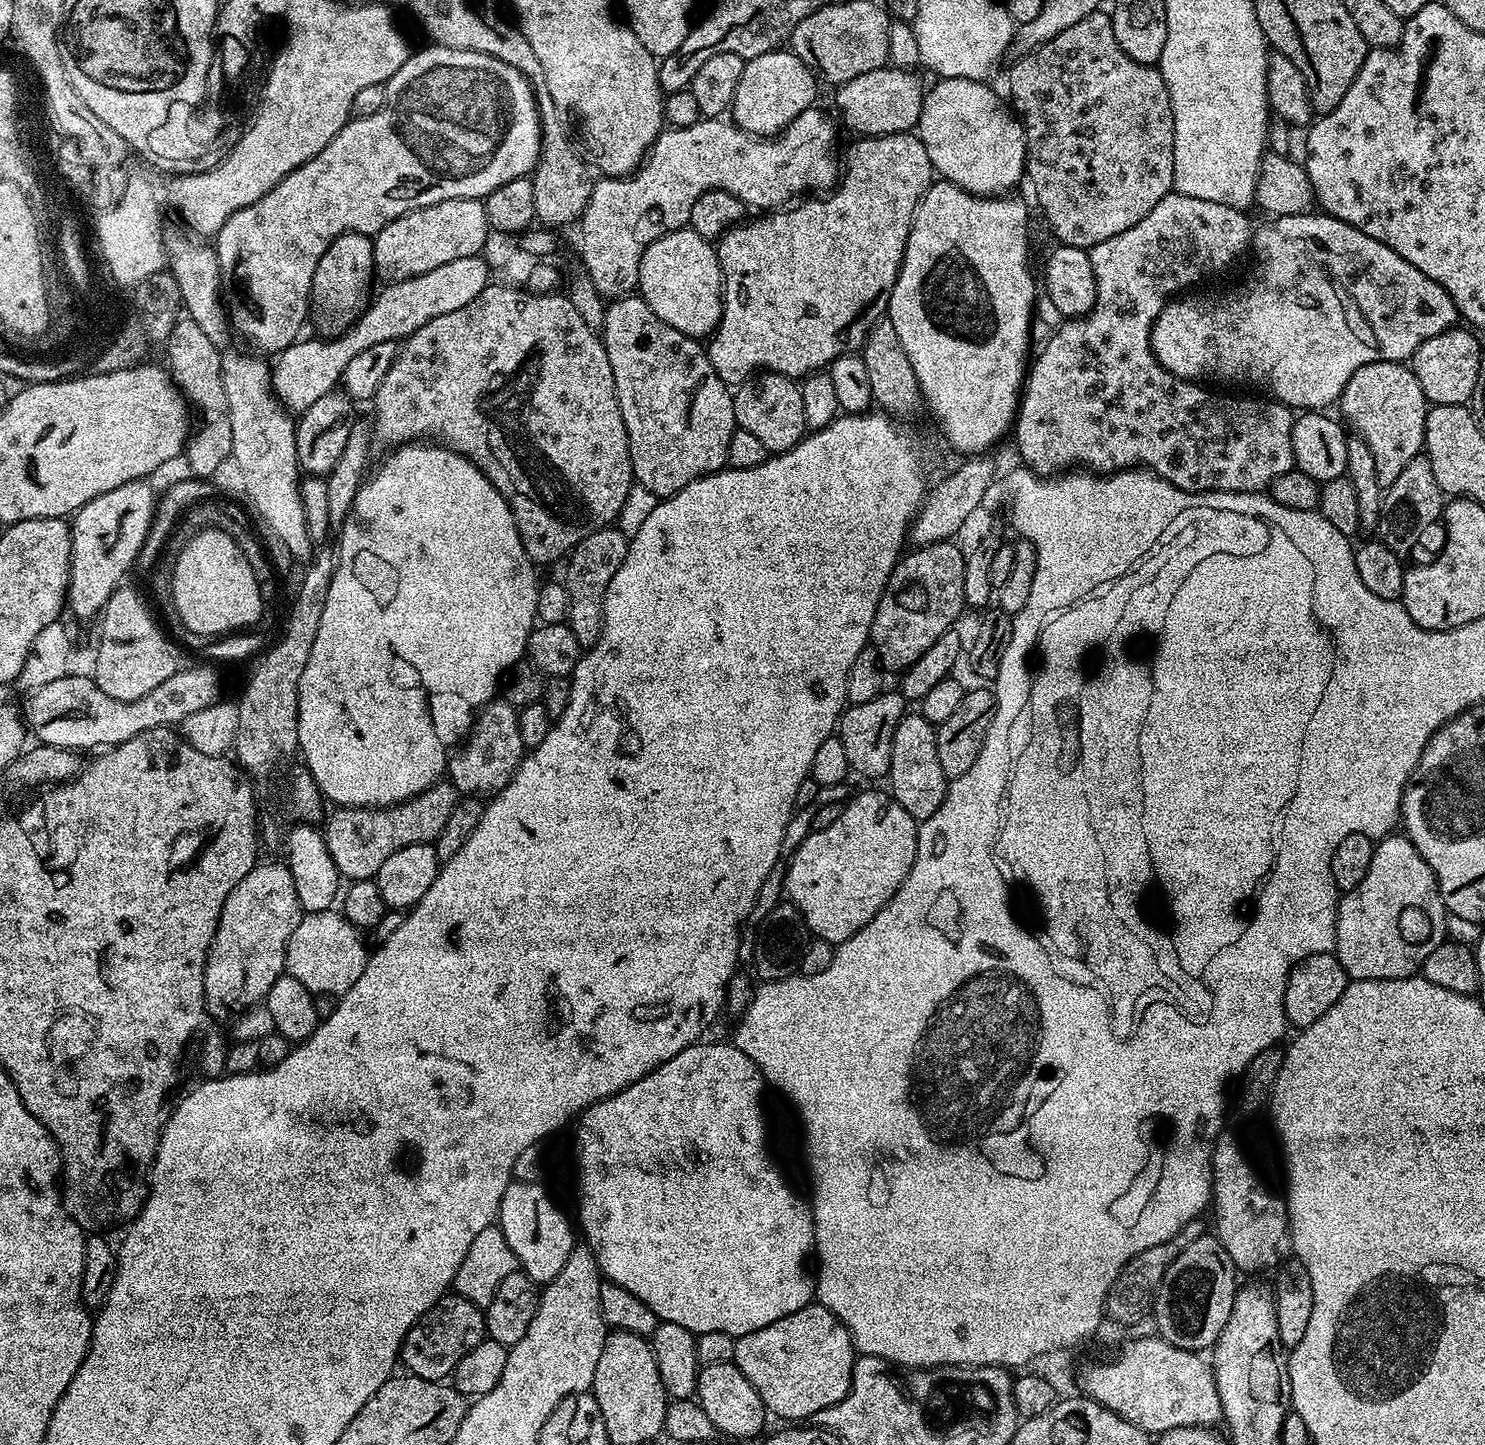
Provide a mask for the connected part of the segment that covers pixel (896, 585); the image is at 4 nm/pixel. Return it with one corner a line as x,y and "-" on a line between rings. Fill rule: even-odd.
939,540
937,544
926,544
917,547
916,552
909,551
899,562
895,570
890,574
886,590
878,602
878,610
874,614
872,623
872,635
870,637
871,647
875,648
881,665
889,673
903,673
909,668
942,634
946,634
953,627
952,624
960,616
960,611
965,611
966,605
963,594
963,574
965,562
965,549
960,549
952,540

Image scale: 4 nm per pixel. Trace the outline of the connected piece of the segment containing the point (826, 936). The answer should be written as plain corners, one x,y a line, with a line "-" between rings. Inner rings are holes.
887,791
860,792
841,807
838,818
826,830
809,831
809,836
796,848
788,873
784,876
787,899
798,906
804,915
809,933
817,940
839,946
862,926
866,926
892,900
892,895
910,874
916,857
918,822

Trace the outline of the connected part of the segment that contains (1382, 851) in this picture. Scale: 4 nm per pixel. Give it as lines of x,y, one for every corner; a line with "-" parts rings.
1389,834
1376,844
1376,853
1370,862
1370,870
1366,870
1366,878
1362,878
1354,890
1339,897
1336,905
1335,956
1352,980
1401,980
1415,976
1423,969
1431,952
1445,943
1448,915
1438,882
1422,854
1418,854
1407,836

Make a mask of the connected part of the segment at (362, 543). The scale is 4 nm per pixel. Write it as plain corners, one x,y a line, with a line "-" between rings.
409,442
389,451
392,453
373,470
372,477
370,472
357,490
353,506
338,534
338,559
327,591
326,606
322,609
322,620
310,649
309,661
298,682
297,742
299,755
304,755
303,767
314,778
323,799
333,800
333,805
341,808
387,808
389,804
401,804
403,800
414,798
436,784
445,775
449,753
445,745
438,742
438,734
434,734
424,690
436,686
457,688
476,692
485,700
491,699
492,688
499,689
502,678
525,659
528,639
538,624
538,568
526,554
506,498
467,456
439,443
424,443
428,442

